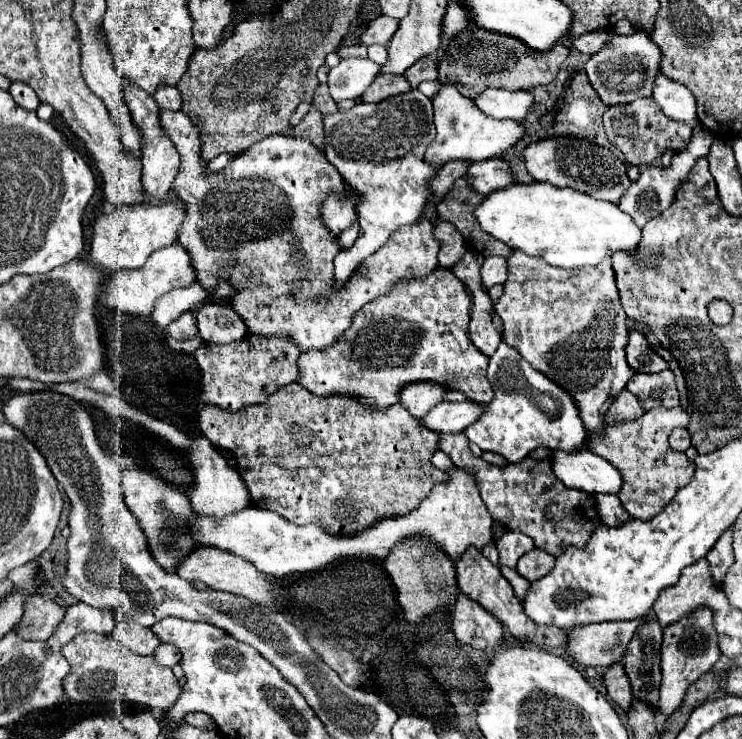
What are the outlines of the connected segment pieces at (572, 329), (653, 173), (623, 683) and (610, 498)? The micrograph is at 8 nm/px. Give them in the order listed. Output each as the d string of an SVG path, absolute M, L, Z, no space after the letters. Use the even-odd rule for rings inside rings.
M513 251L507 257L507 281L503 283L501 299L495 303L495 313L503 321L503 341L517 349L533 369L555 381L573 397L587 431L601 431L609 401L613 401L635 375L625 361L625 345L629 337L625 325L627 317L619 301L611 259L585 269L559 269L545 265L539 257Z
M697 125L697 127L693 129L693 137L691 137L687 149L681 151L681 153L677 153L677 155L673 157L673 165L671 165L669 169L663 169L663 167L643 167L639 179L637 179L635 183L631 183L629 191L619 199L617 207L619 207L623 213L631 215L633 221L635 221L639 227L643 227L643 225L645 225L647 221L651 221L653 217L661 215L663 209L667 209L667 207L673 203L671 199L673 199L673 193L677 191L677 185L681 185L681 181L689 175L689 169L695 165L695 161L697 161L699 157L707 157L713 139L715 139L715 137L713 137L709 131L705 131L701 125Z
M623 661L609 665L603 679L605 679L605 685L607 685L609 699L615 701L619 707L623 707L627 711L631 701L633 701L633 695L631 695L631 683L629 683L629 677L625 673Z
M595 495L595 507L597 507L599 521L603 525L617 527L629 519L629 515L625 513L617 495Z

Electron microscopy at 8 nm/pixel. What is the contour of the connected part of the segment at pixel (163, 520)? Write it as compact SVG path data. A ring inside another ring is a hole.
M129 469L123 471L123 491L129 511L139 519L139 525L147 535L147 543L155 561L165 571L173 573L173 565L177 565L177 561L181 561L181 557L185 557L189 549L195 549L185 527L189 515L193 513L187 495L165 485L153 475L147 475L145 471L129 471Z

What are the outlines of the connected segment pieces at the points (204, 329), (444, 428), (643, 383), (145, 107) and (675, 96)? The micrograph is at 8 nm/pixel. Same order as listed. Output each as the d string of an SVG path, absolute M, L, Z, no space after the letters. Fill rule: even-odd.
M205 305L199 309L197 327L199 335L213 343L239 341L247 333L247 325L241 317L237 317L237 313L233 313L233 309L217 305Z
M475 401L465 403L441 403L429 409L421 423L433 433L461 433L481 415L481 405Z
M669 369L653 375L637 373L633 381L629 381L627 389L639 399L645 411L651 407L673 409L679 405L679 393L673 381L673 373Z
M123 85L125 89L125 101L129 105L129 111L131 111L131 119L135 123L137 129L141 129L141 137L143 137L143 145L141 145L141 159L143 159L143 187L145 191L159 199L159 201L165 201L167 193L169 193L169 187L173 183L173 177L177 175L177 169L179 169L179 153L177 149L173 147L173 141L167 137L167 133L161 129L161 123L159 123L159 109L157 109L157 103L153 101L151 95L147 93L141 93L141 89L137 89L135 85Z
M657 73L655 85L653 85L653 99L657 101L657 105L663 109L667 117L673 117L675 121L685 121L691 127L697 125L693 95L679 81L673 81Z

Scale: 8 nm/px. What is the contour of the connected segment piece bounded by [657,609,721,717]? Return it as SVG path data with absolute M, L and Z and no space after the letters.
M699 609L697 613L691 613L689 617L683 617L681 621L663 629L663 647L661 647L663 679L659 687L657 711L665 717L669 717L683 703L687 687L693 681L697 681L703 673L707 673L721 657L717 649L717 633L713 629L711 619L713 619L713 613L709 613L709 609Z

